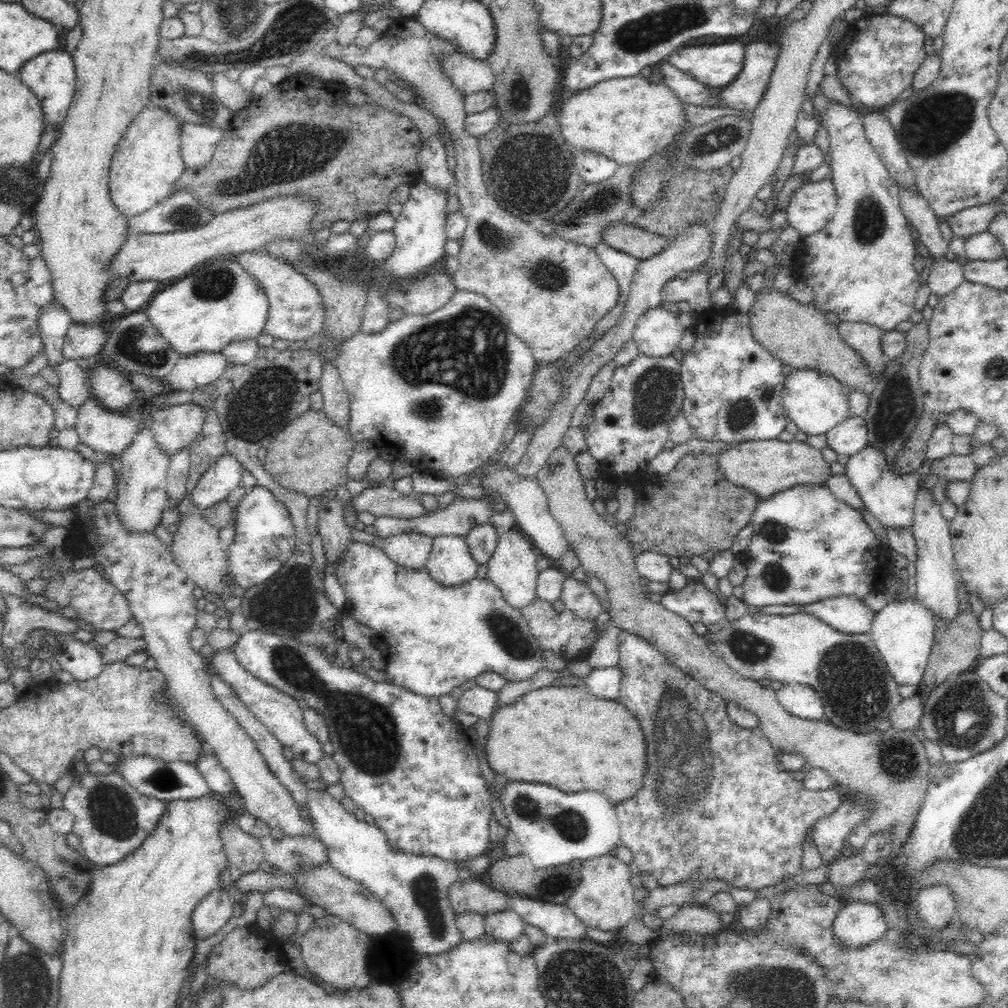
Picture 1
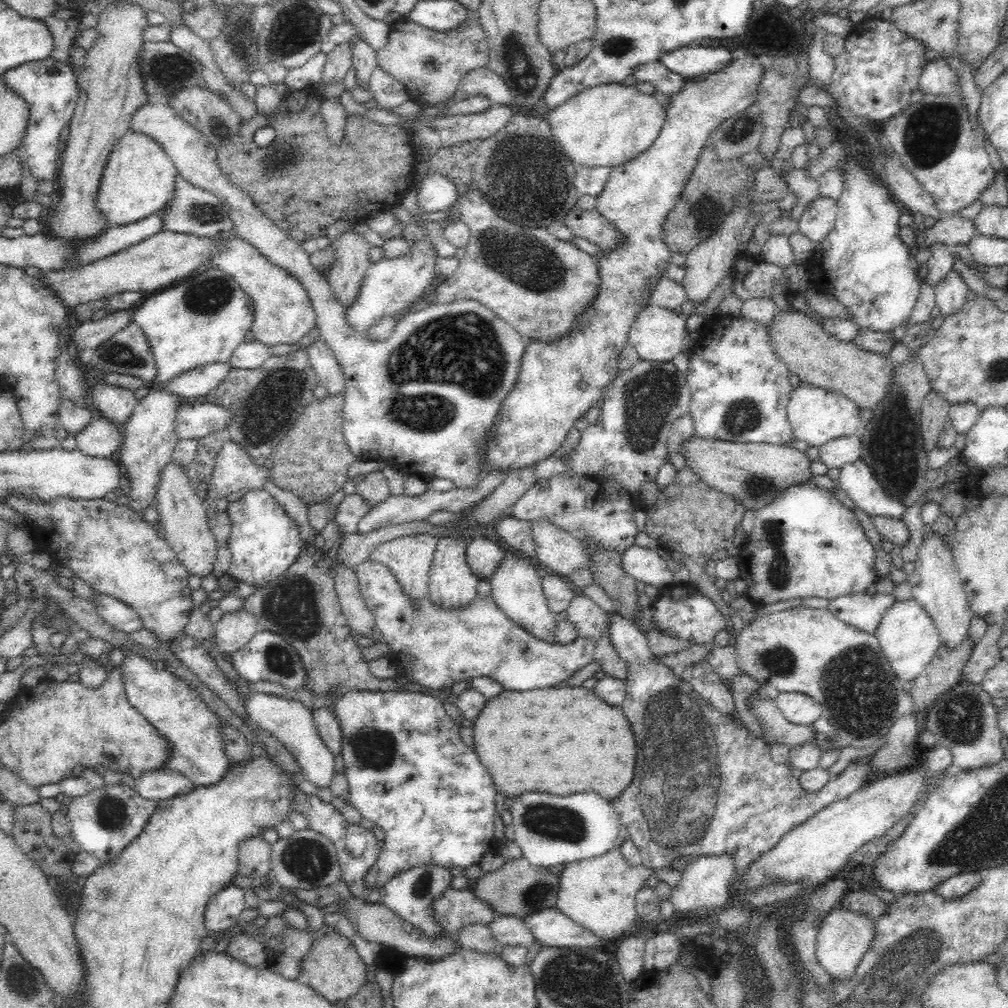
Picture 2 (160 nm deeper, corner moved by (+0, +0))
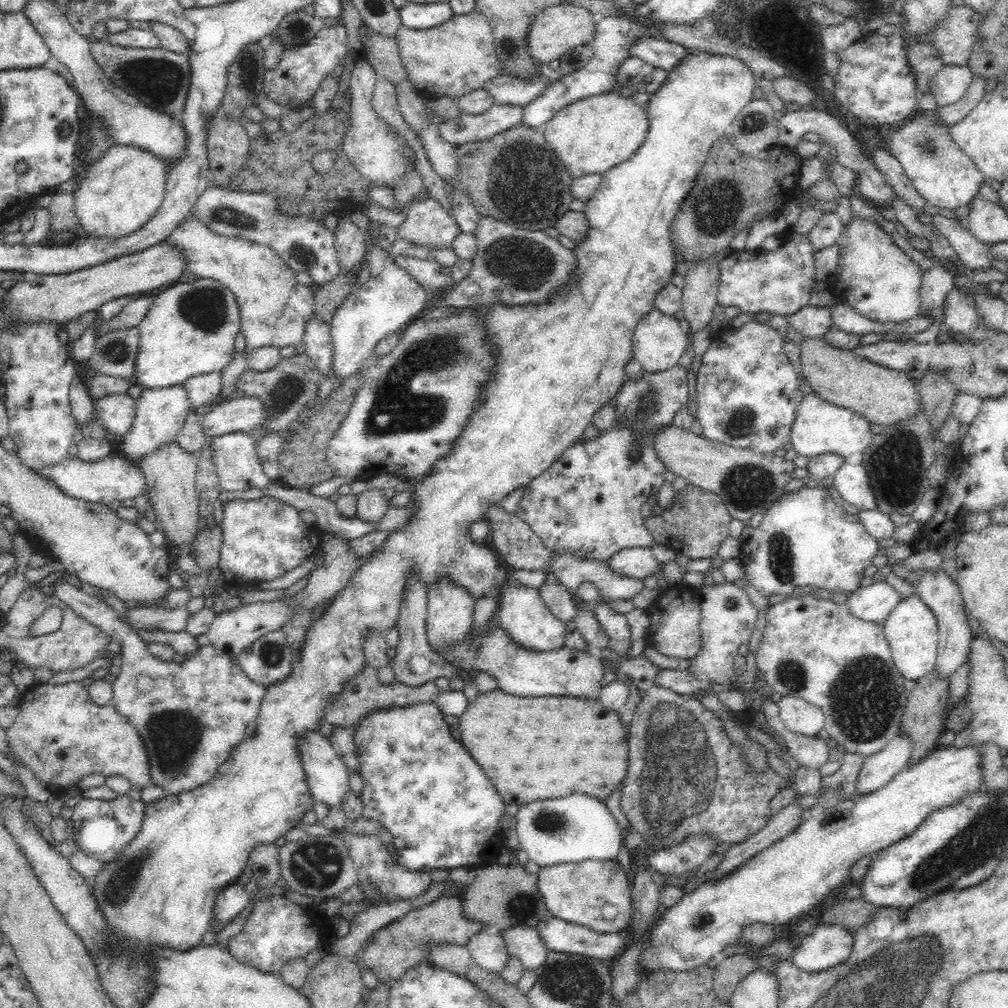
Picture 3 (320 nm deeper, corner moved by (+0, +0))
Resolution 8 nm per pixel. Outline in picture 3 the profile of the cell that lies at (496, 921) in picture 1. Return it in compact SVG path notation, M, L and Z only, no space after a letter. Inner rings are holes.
M514 926L501 936L506 941L508 953L522 962L524 970L536 972L542 968L549 951L536 928Z

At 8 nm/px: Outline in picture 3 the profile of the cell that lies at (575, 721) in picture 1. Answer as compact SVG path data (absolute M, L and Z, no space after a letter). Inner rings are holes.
M495 689L485 694L479 694L472 702L468 702L464 714L458 716L456 728L459 730L462 746L468 750L468 752L474 756L474 760L482 766L482 770L488 774L490 782L496 786L500 798L502 798L506 804L526 804L526 802L532 802L532 800L562 798L562 796L568 796L568 794L590 794L592 797L604 800L610 792L620 784L620 780L627 775L629 741L626 739L626 729L624 729L618 717L618 713L606 709L606 707L596 699L570 696L524 698Z

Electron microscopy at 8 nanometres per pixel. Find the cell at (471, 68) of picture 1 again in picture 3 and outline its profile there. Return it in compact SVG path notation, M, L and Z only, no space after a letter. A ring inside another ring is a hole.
M504 73L492 78L490 82L486 82L486 86L483 88L490 92L498 104L526 106L538 98L550 84L552 83L544 77L520 79L520 77Z

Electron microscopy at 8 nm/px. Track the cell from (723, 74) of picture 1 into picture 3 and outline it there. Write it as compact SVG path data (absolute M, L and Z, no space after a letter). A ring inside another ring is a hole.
M642 36L630 46L628 56L638 57L643 62L668 72L686 56L686 47L656 36Z

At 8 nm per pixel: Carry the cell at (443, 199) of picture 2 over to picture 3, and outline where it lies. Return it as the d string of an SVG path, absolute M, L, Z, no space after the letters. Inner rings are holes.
M424 198L423 200L414 202L408 207L406 220L396 228L396 236L406 240L410 244L416 246L426 246L430 252L430 257L436 249L444 247L452 249L452 242L455 236L460 232L456 220L444 210L443 206L434 198Z

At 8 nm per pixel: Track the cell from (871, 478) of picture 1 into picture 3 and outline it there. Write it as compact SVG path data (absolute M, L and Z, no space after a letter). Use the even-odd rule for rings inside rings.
M843 461L833 478L833 487L850 504L850 510L863 511L875 508L874 493L872 493L866 470L860 464Z

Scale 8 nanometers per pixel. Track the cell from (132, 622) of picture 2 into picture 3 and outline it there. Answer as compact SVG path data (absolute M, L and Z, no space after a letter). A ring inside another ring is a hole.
M134 607L128 609L129 626L133 628L156 628L174 634L184 634L187 630L188 613L186 607L164 609L162 607Z

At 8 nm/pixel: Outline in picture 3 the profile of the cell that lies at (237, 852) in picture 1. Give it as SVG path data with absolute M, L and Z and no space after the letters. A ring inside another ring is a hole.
M275 844L255 846L243 873L262 889L274 885L280 877L279 847Z

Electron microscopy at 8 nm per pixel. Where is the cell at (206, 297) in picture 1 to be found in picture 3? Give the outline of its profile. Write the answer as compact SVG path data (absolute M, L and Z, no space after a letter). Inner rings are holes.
M210 278L182 282L166 292L158 294L150 310L139 322L139 348L134 360L134 374L131 380L144 389L166 388L182 384L188 378L220 371L235 355L234 337L240 330L240 313L234 293L220 282Z

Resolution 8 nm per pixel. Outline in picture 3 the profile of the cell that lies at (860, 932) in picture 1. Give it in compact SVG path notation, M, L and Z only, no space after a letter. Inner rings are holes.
M834 924L815 927L802 936L800 945L789 959L806 972L830 969L848 959L852 952L852 936L842 926Z

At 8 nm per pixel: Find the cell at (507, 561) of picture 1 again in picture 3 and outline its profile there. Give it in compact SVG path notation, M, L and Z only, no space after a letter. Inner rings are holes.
M506 585L500 590L500 626L510 635L512 644L520 645L530 651L542 652L561 649L565 646L565 623L556 618L540 596L537 588L522 585Z

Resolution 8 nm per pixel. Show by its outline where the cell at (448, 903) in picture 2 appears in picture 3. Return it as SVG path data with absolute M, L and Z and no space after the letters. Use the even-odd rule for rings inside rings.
M445 895L435 902L408 912L372 934L372 940L366 940L363 948L355 954L354 962L360 972L364 970L372 972L378 983L392 986L410 969L422 964L432 964L430 954L435 946L449 944L464 946L470 938L483 930L480 922L467 920L463 916L462 902L458 898Z

